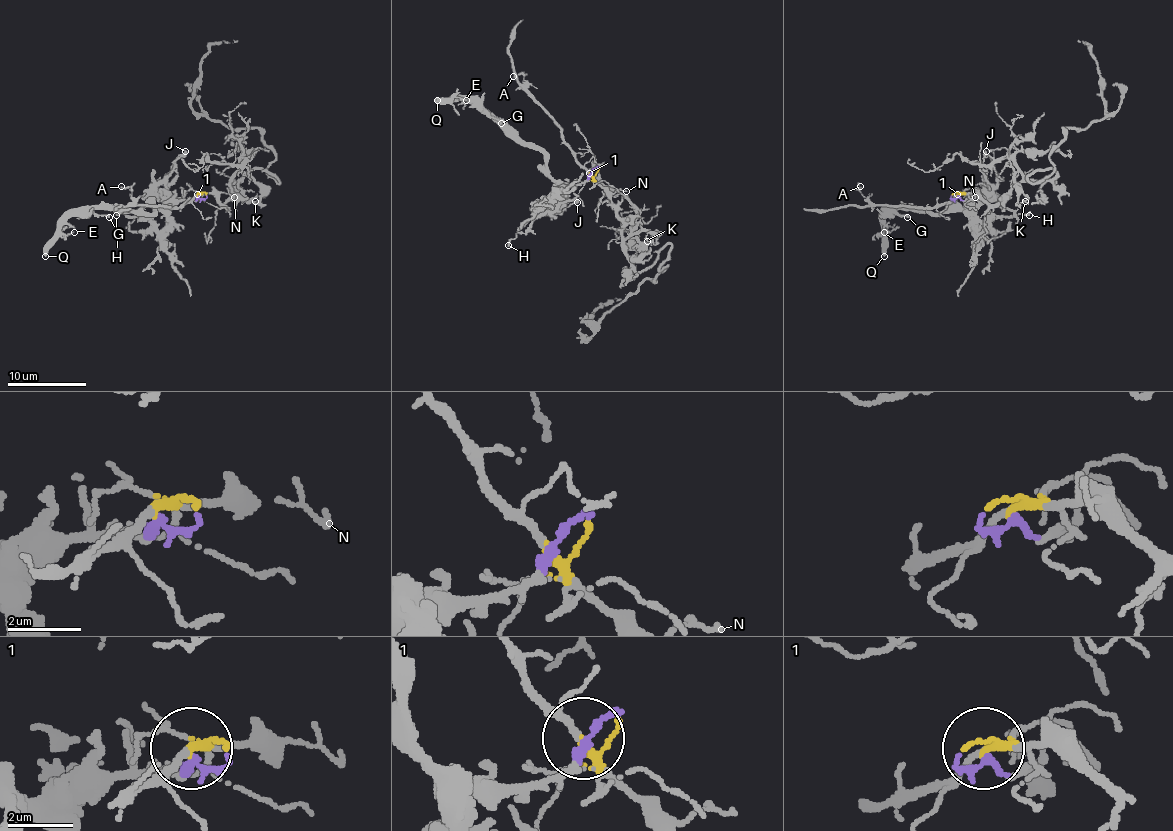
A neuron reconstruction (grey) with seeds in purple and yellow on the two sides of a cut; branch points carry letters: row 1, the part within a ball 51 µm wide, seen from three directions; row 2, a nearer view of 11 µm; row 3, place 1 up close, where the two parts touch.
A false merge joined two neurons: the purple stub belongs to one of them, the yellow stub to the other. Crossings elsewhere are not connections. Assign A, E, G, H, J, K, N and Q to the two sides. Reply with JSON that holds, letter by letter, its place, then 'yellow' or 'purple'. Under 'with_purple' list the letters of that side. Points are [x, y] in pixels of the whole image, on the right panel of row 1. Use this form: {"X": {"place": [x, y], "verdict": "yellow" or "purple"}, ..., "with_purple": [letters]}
{"A": {"place": [860, 186], "verdict": "yellow"}, "E": {"place": [884, 232], "verdict": "purple"}, "G": {"place": [907, 217], "verdict": "purple"}, "H": {"place": [1029, 215], "verdict": "purple"}, "J": {"place": [986, 151], "verdict": "purple"}, "K": {"place": [1025, 201], "verdict": "yellow"}, "N": {"place": [975, 197], "verdict": "yellow"}, "Q": {"place": [884, 256], "verdict": "purple"}, "with_purple": ["E", "G", "H", "J", "Q"]}

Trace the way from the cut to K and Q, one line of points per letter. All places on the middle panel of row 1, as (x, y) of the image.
K: (597, 167), (593, 181), (607, 194), (623, 222), (625, 237), (648, 232), (656, 239), (654, 243), (646, 241)
Q: (597, 167), (586, 181), (560, 185), (546, 157), (521, 145), (492, 116), (458, 100), (437, 100)

